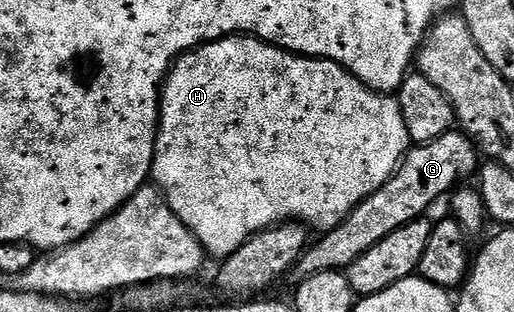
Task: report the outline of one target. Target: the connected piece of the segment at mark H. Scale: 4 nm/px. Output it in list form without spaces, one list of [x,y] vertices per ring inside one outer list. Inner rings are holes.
[[[232,35],[191,49],[172,64],[161,86],[159,128],[155,134],[151,177],[167,201],[167,206],[203,245],[204,254],[211,256],[212,253],[216,259],[222,259],[233,255],[233,251],[241,248],[253,234],[269,229],[272,225],[297,221],[312,230],[337,228],[366,197],[377,192],[395,174],[395,169],[410,148],[409,131],[405,131],[405,119],[401,119],[401,107],[394,96],[374,93],[349,70],[332,61],[322,61],[319,57],[300,57],[298,53],[288,53],[286,49],[270,45],[268,41],[260,41],[258,37]]]

